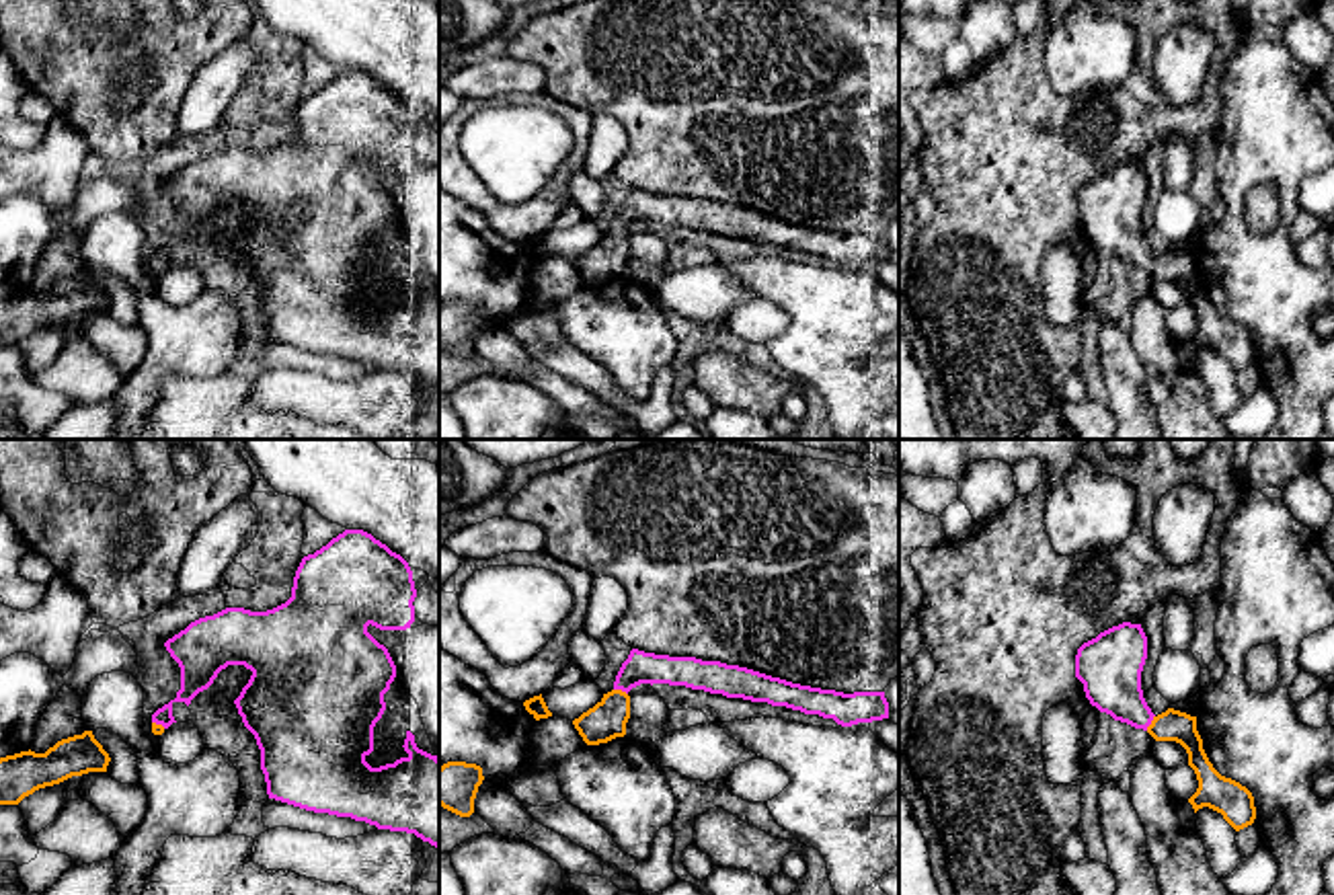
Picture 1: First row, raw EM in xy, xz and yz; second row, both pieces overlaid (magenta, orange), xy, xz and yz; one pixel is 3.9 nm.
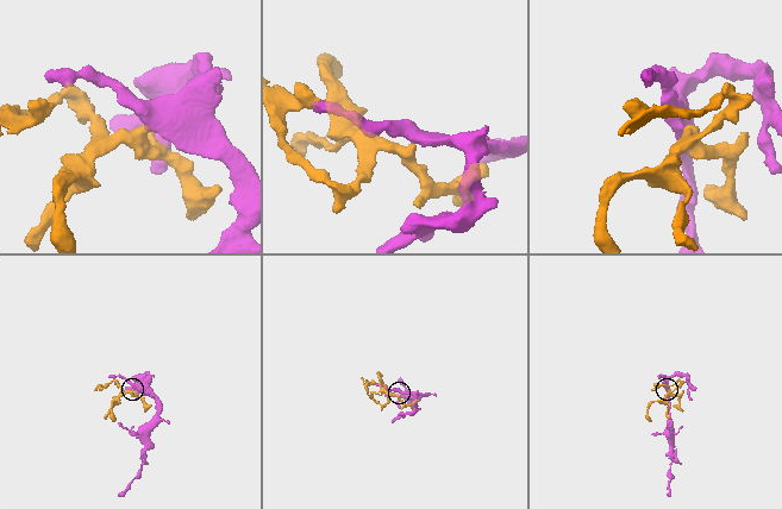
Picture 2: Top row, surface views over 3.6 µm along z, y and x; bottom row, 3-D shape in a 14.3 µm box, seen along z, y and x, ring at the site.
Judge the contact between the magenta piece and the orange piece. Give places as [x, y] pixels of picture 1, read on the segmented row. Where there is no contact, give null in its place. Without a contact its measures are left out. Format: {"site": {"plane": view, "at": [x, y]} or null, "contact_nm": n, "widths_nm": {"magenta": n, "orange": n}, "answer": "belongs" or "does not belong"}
{"site": {"plane": "yz", "at": [1150, 723]}, "contact_nm": 70, "widths_nm": {"magenta": 240, "orange": 130}, "answer": "belongs"}

